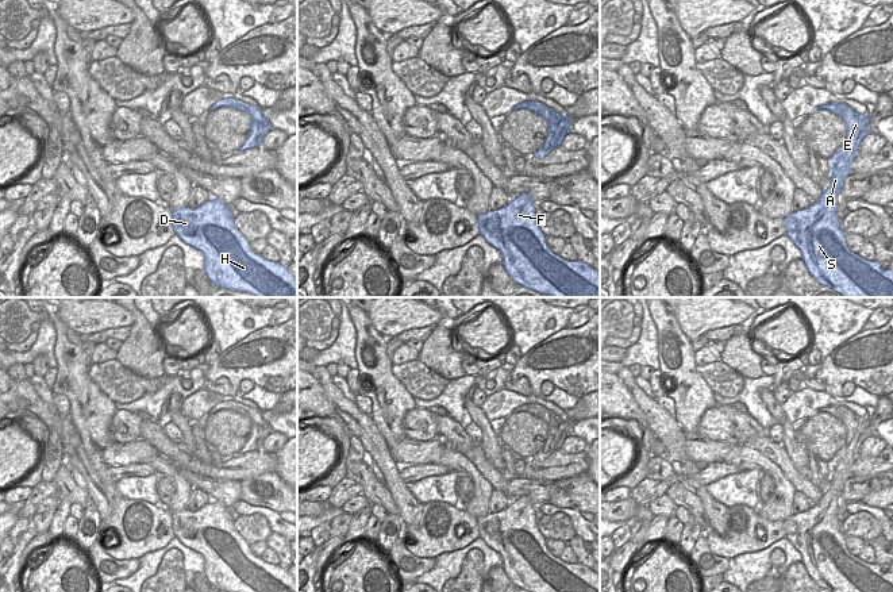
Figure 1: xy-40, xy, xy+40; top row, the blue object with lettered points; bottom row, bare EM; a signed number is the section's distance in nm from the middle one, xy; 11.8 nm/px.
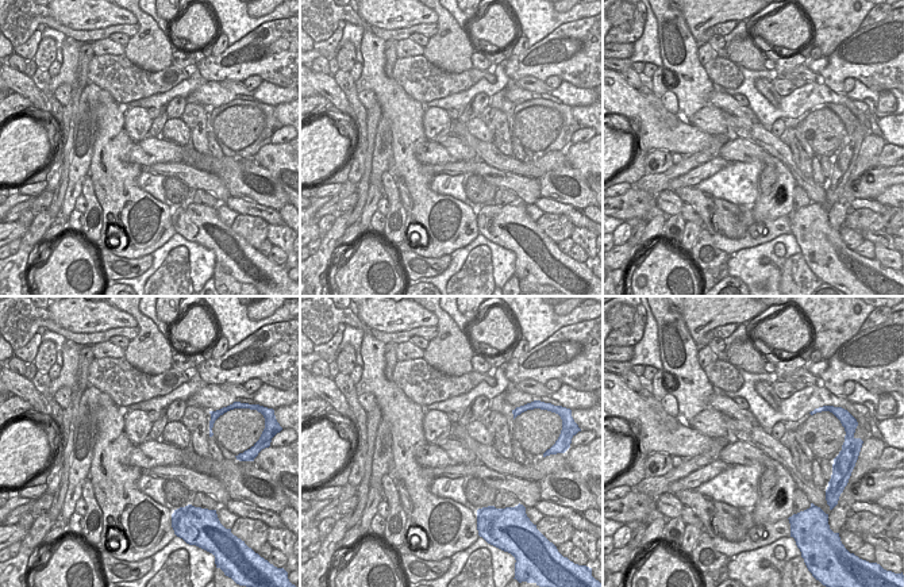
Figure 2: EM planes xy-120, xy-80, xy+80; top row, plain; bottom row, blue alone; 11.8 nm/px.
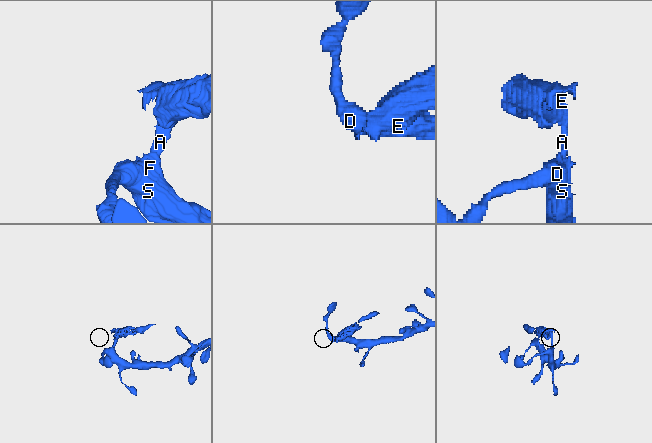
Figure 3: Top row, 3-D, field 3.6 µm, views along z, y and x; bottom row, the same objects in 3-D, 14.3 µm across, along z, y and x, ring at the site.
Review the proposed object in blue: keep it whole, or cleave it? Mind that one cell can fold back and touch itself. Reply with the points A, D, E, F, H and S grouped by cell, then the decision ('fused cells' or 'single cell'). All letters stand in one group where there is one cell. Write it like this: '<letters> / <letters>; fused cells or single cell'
A E / D F H S; fused cells

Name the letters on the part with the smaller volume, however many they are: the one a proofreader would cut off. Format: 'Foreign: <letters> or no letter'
Foreign: A, E

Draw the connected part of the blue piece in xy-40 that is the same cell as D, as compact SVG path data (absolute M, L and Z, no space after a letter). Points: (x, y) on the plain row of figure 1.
M212 500L197 511L172 512L173 534L204 557L204 576L223 592L297 592L280 565L255 557L235 530L231 508Z

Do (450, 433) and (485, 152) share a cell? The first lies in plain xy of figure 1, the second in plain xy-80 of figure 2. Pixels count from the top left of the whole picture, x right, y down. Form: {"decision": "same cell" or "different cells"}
{"decision": "same cell"}

